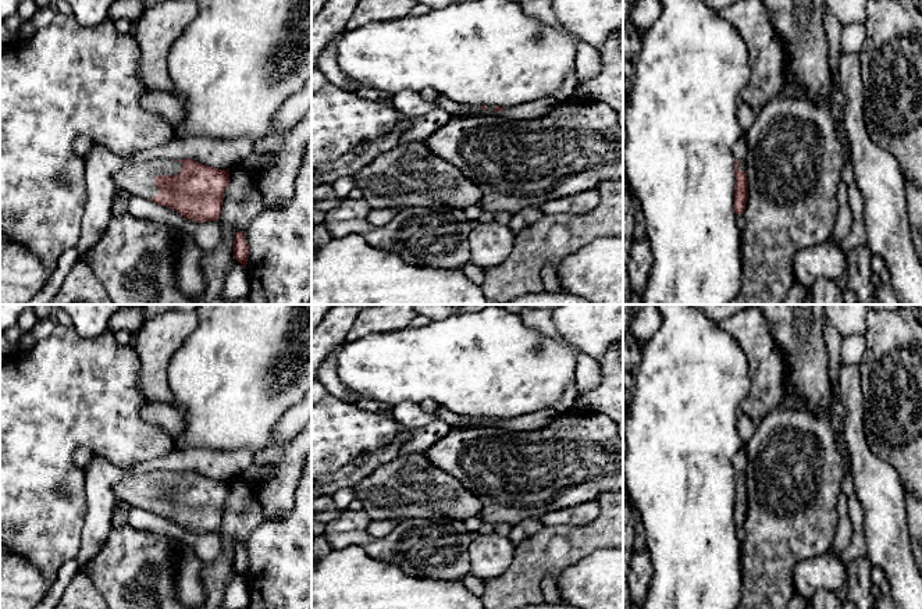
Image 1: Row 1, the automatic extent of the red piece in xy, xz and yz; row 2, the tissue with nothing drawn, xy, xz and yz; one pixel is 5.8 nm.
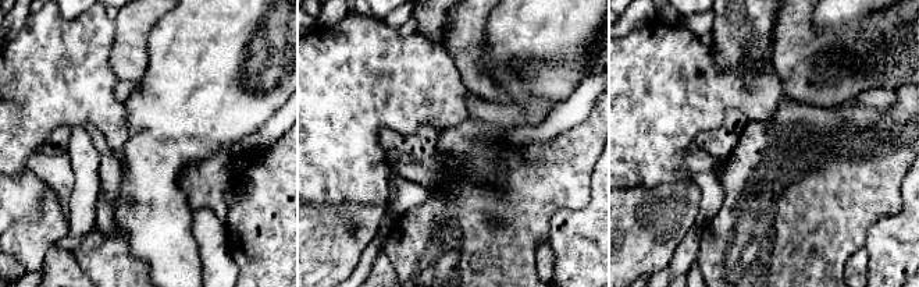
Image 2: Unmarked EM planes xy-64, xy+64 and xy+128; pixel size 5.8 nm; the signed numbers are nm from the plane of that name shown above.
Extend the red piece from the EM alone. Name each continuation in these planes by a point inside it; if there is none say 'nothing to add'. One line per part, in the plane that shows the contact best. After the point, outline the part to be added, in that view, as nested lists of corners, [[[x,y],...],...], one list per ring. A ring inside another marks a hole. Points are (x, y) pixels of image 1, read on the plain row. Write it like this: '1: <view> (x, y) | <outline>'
1: xy (136, 490) | [[[156,453],[139,462],[134,473],[117,480],[113,492],[117,501],[152,512],[160,505],[154,488],[178,487],[181,482],[182,473],[167,470],[160,455]]]

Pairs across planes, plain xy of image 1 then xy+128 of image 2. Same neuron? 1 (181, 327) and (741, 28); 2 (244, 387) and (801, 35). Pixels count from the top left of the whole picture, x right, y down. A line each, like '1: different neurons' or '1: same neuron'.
1: different neurons
2: different neurons

